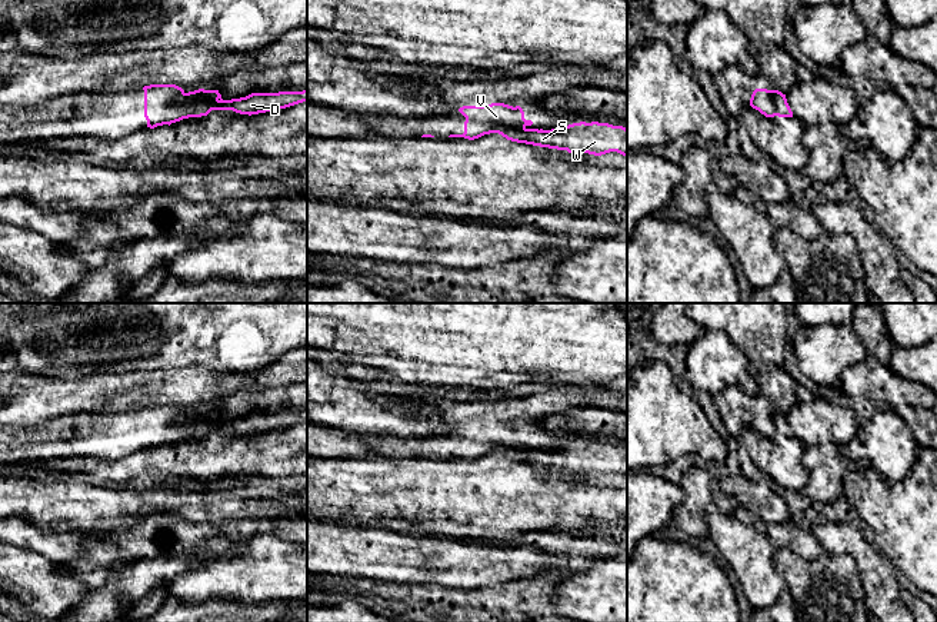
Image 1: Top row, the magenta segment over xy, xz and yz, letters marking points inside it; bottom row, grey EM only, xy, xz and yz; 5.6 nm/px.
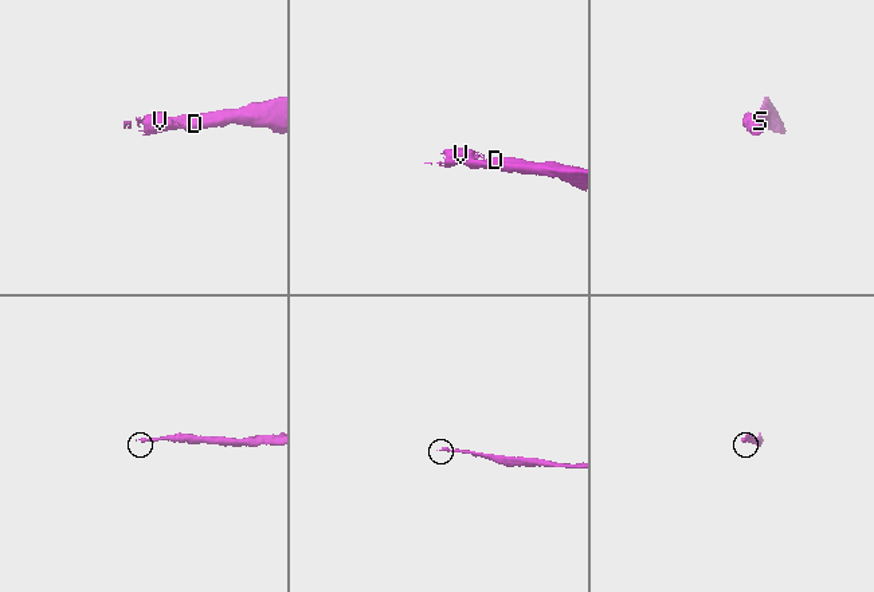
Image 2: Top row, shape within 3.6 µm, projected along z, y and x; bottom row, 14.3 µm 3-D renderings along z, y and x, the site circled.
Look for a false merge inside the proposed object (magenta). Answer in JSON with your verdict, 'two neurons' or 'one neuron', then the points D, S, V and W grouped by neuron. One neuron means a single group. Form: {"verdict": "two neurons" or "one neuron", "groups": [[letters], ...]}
{"verdict": "two neurons", "groups": [["D", "S", "W"], ["V"]]}

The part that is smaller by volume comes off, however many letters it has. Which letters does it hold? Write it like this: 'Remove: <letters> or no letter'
Remove: V

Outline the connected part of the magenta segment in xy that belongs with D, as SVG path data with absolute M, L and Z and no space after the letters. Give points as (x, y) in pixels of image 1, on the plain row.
M199 409L184 413L184 422L203 422L213 430L233 430L240 435L259 435L277 429L286 429L307 422L307 410L303 412L279 412L279 413L251 413L246 418L223 420L219 410Z

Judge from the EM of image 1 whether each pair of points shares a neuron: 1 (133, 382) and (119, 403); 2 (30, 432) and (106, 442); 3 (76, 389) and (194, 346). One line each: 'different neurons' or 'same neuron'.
1: same neuron
2: same neuron
3: different neurons

